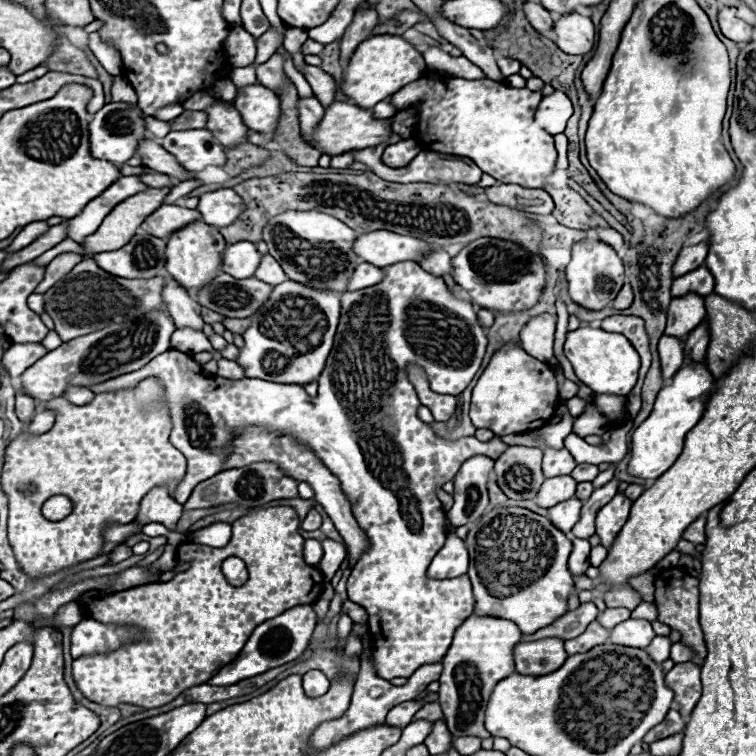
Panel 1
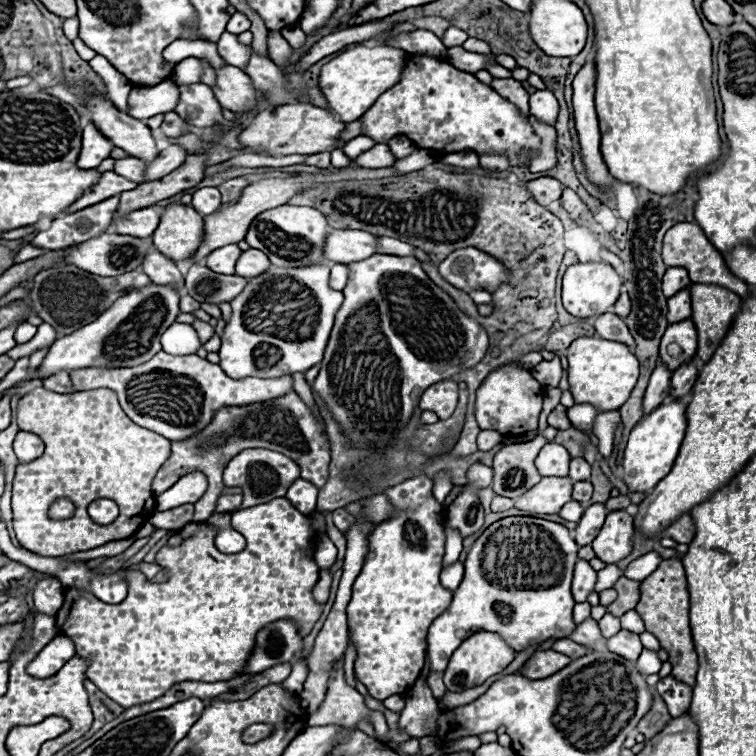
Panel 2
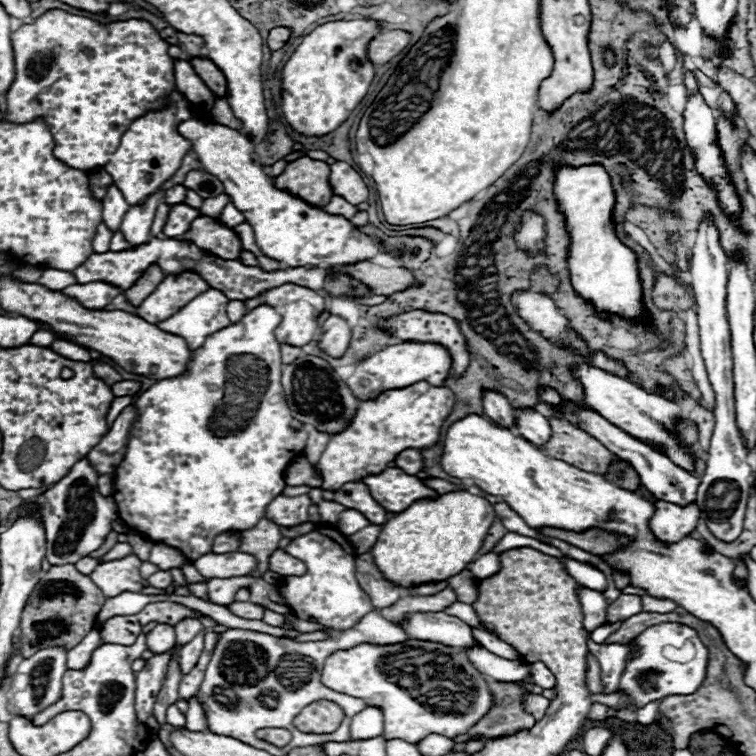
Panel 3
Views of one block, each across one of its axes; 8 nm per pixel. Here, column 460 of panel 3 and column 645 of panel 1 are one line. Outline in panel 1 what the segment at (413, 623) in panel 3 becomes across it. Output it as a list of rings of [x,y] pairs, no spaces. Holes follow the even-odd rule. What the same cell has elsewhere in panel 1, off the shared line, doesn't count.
[[[628,618],[612,628],[610,642],[612,644],[628,644],[632,648],[646,648],[654,638],[652,624],[648,620],[636,620]]]

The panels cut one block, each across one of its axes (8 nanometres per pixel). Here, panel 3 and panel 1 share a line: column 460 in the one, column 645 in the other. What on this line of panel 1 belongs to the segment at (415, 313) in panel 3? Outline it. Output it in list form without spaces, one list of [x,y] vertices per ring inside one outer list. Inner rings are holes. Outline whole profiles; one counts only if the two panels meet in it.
[[[608,316],[602,320],[602,326],[606,332],[618,332],[628,336],[628,340],[632,342],[632,346],[636,348],[636,352],[640,354],[642,366],[640,366],[640,378],[644,378],[644,374],[650,368],[650,348],[648,348],[648,336],[644,330],[644,320],[638,316]]]

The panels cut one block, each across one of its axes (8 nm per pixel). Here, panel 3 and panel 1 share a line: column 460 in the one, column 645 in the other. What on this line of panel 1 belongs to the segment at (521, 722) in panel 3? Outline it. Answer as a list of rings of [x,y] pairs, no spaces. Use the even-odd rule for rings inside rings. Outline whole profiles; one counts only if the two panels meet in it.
[[[670,710],[664,718],[664,722],[660,722],[656,728],[652,728],[646,736],[644,736],[644,742],[650,744],[650,742],[656,742],[656,740],[662,740],[662,738],[668,738],[668,736],[674,736],[678,732],[684,730],[684,720],[680,716],[678,710]]]

